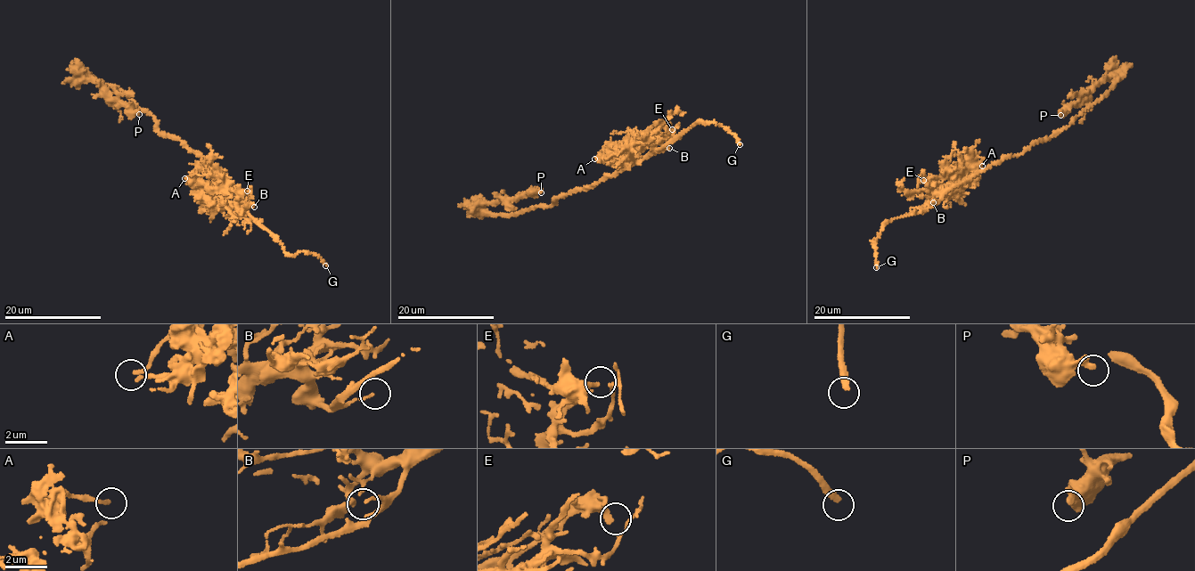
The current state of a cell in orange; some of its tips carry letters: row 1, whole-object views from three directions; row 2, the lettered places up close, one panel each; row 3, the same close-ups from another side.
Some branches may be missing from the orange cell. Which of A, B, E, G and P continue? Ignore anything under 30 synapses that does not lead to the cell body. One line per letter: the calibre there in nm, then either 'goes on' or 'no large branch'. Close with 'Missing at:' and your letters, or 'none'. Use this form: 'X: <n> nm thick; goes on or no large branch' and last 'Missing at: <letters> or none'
A: 160 nm thick; no large branch
B: 120 nm thick; no large branch
E: 190 nm thick; no large branch
G: 320 nm thick; goes on
P: 340 nm thick; no large branch
Missing at: G

